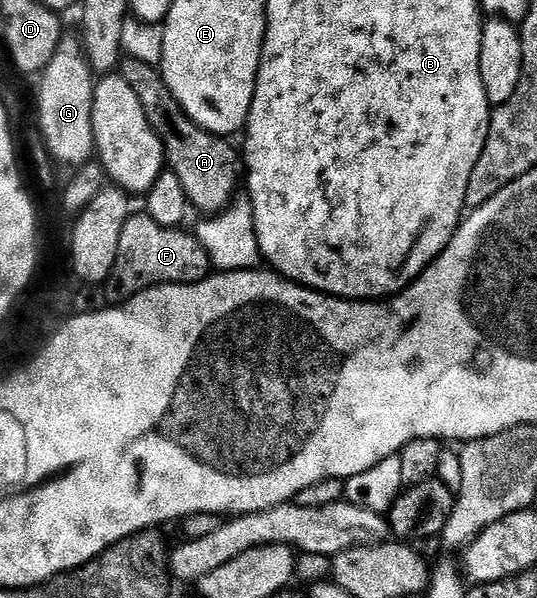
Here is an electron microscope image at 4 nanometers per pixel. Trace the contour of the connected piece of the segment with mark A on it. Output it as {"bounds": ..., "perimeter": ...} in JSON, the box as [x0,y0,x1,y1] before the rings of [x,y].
{"bounds":[120,58,244,216],"perimeter":[[[126,58],[121,63],[120,76],[132,84],[132,92],[136,92],[144,108],[144,116],[148,116],[148,124],[152,124],[160,136],[162,147],[166,149],[169,173],[180,176],[180,185],[184,187],[191,207],[199,210],[202,216],[221,214],[234,201],[244,178],[244,162],[239,147],[237,150],[229,146],[225,137],[210,134],[204,127],[196,125],[184,108],[180,108],[176,96],[172,96],[159,67]]]}

